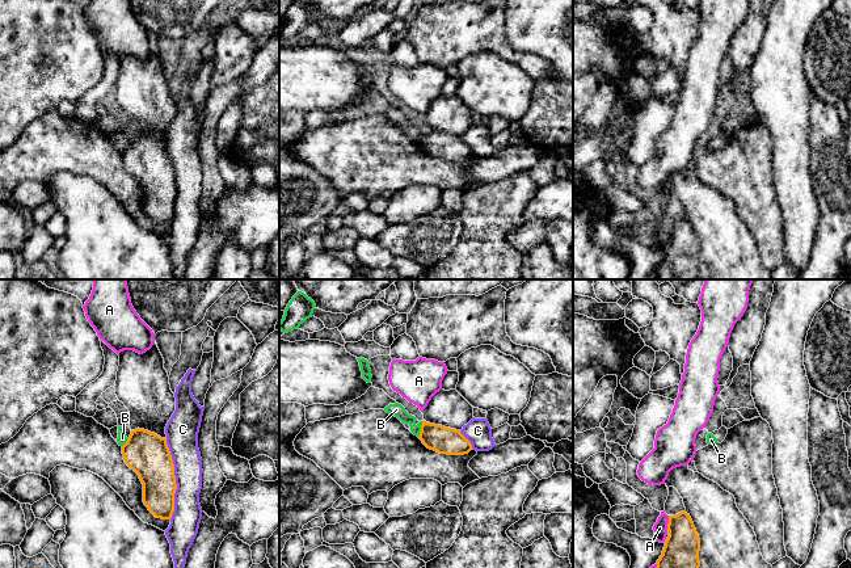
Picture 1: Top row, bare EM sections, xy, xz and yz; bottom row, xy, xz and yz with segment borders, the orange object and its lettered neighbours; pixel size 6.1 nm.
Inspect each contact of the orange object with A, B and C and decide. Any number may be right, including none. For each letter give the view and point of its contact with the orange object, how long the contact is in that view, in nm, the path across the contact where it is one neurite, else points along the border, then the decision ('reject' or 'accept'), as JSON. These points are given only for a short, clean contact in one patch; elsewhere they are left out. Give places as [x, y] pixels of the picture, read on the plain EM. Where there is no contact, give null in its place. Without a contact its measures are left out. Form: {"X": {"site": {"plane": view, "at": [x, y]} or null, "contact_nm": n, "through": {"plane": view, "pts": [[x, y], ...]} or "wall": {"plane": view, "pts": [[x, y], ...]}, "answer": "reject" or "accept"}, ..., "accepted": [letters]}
{"A": {"site": {"plane": "yz", "at": [669, 228]}, "contact_nm": 90, "answer": "reject"}, "B": {"site": {"plane": "xz", "at": [421, 135]}, "contact_nm": 100, "wall": {"plane": "xz", "pts": [[422, 127], [417, 142]]}, "answer": "reject"}, "C": {"site": {"plane": "xy", "at": [175, 185]}, "contact_nm": 480, "answer": "reject"}, "accepted": []}

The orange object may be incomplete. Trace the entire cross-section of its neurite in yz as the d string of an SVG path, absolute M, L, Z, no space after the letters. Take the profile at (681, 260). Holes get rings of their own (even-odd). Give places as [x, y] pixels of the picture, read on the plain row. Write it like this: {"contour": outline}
{"contour": "M686 218L669 222L669 243L657 266L657 279L699 279L700 245Z"}

